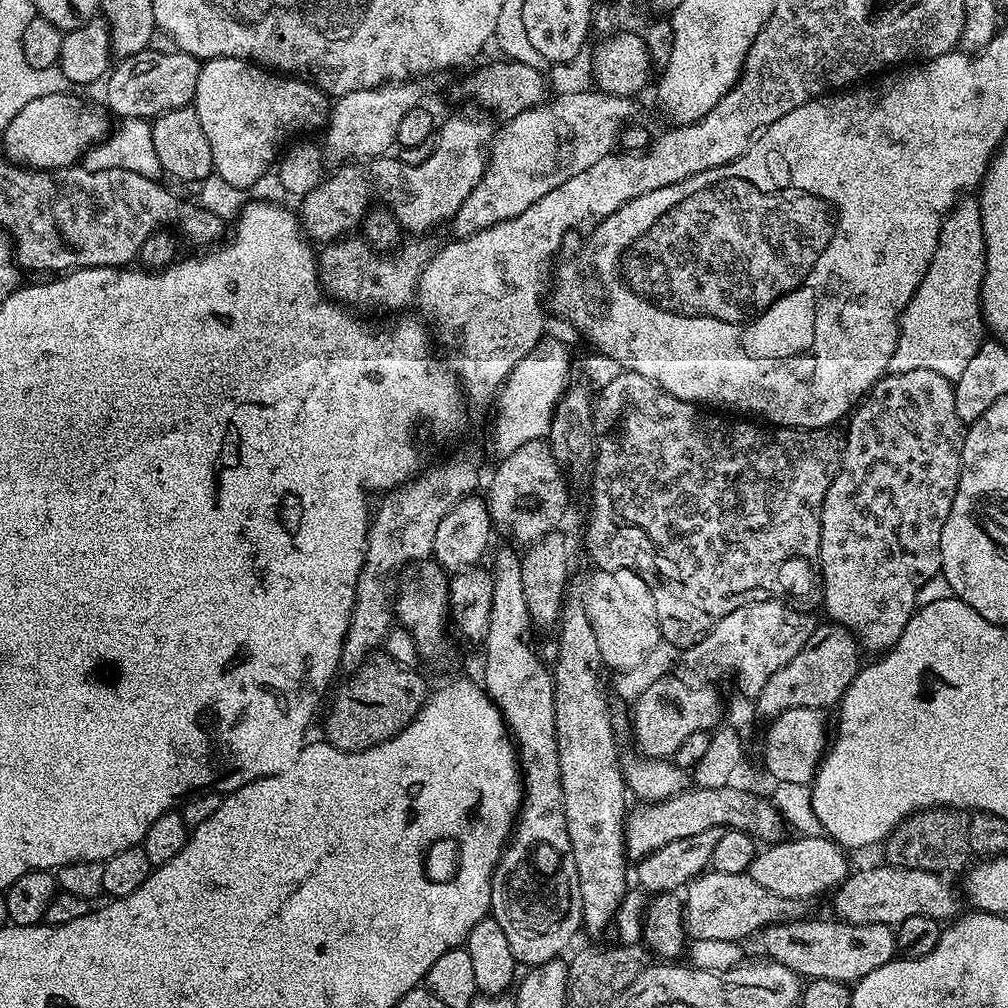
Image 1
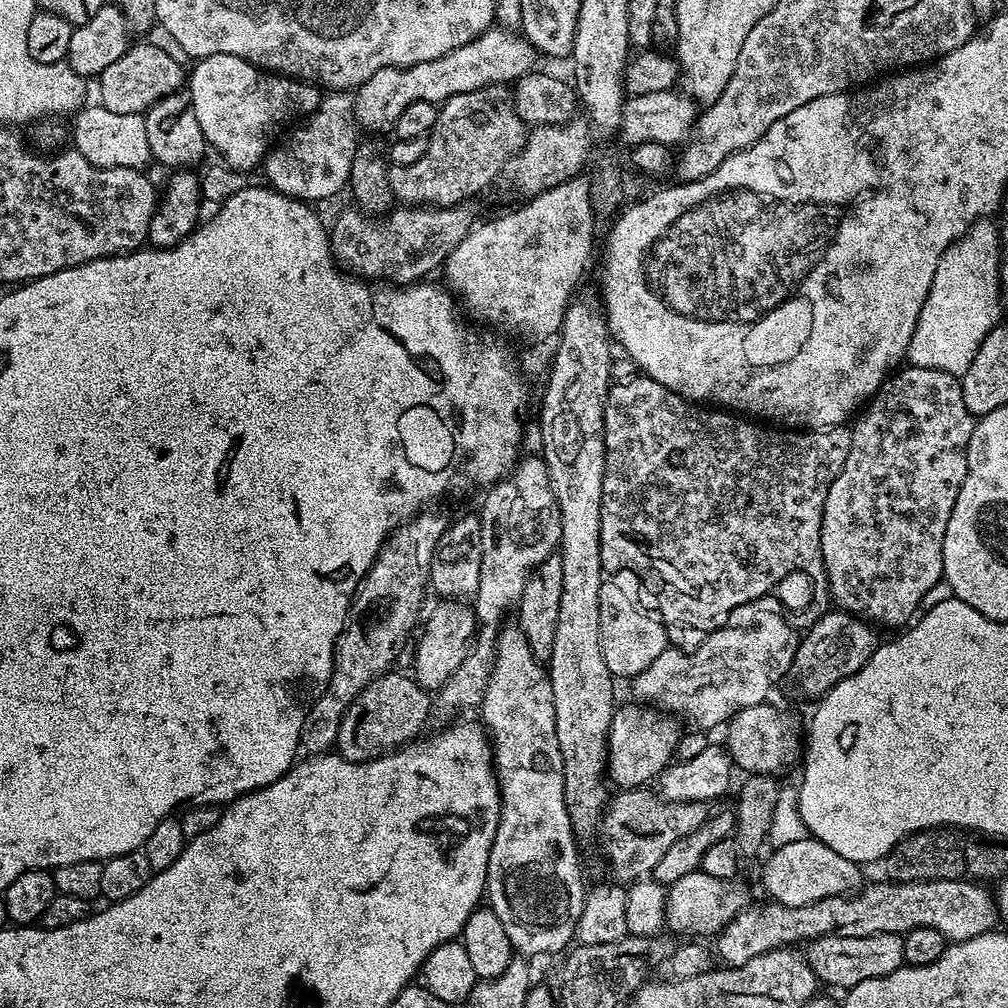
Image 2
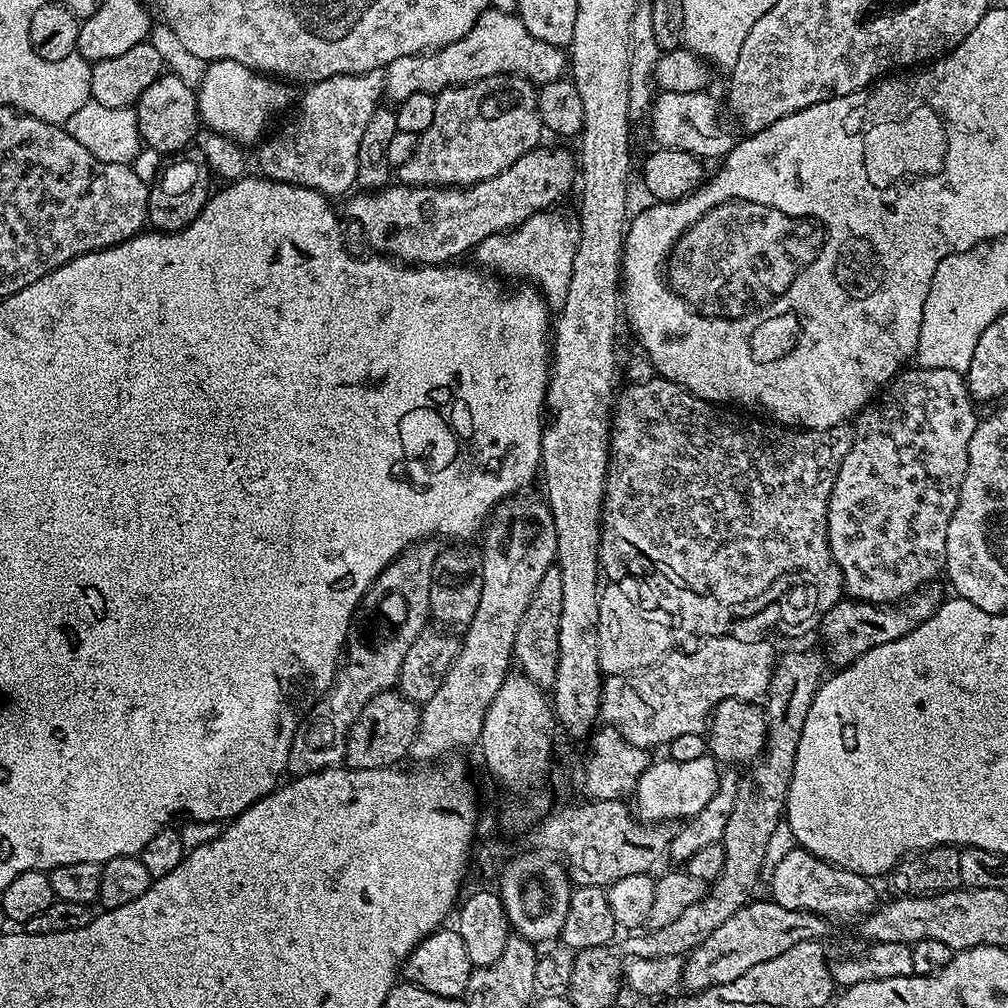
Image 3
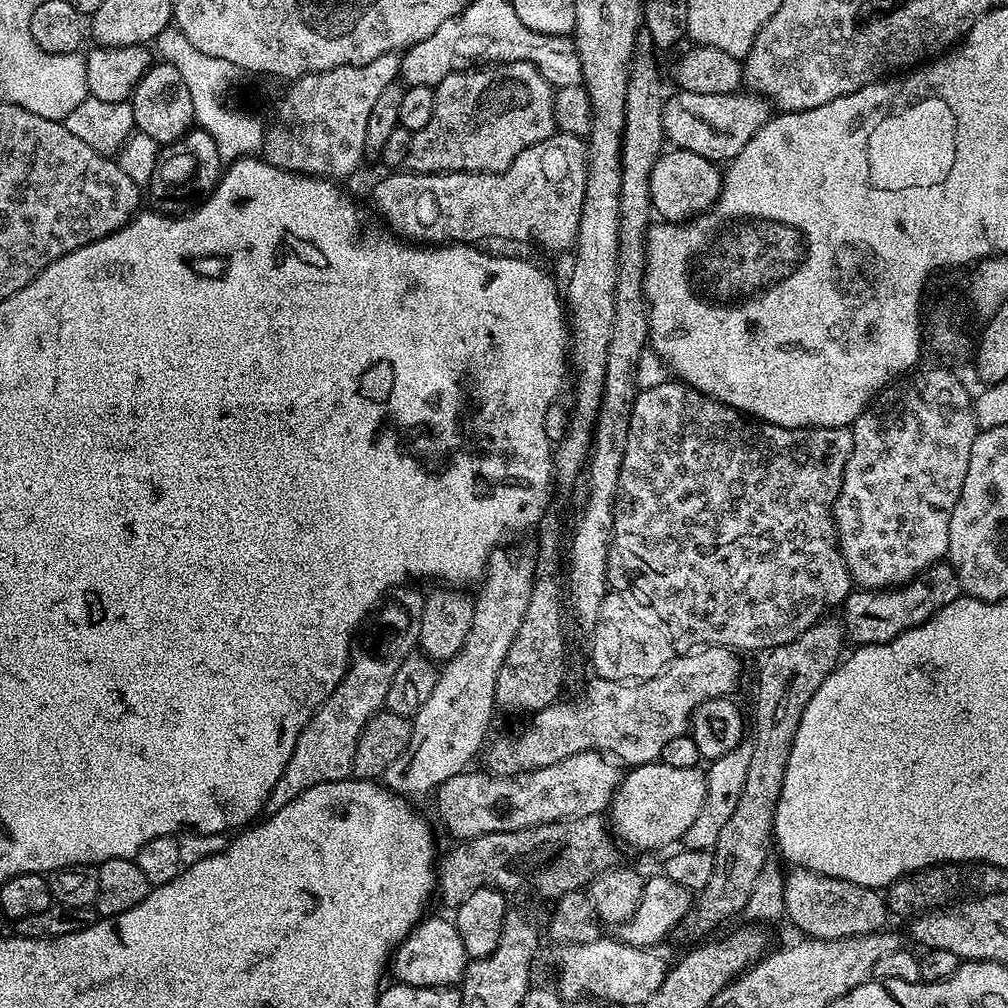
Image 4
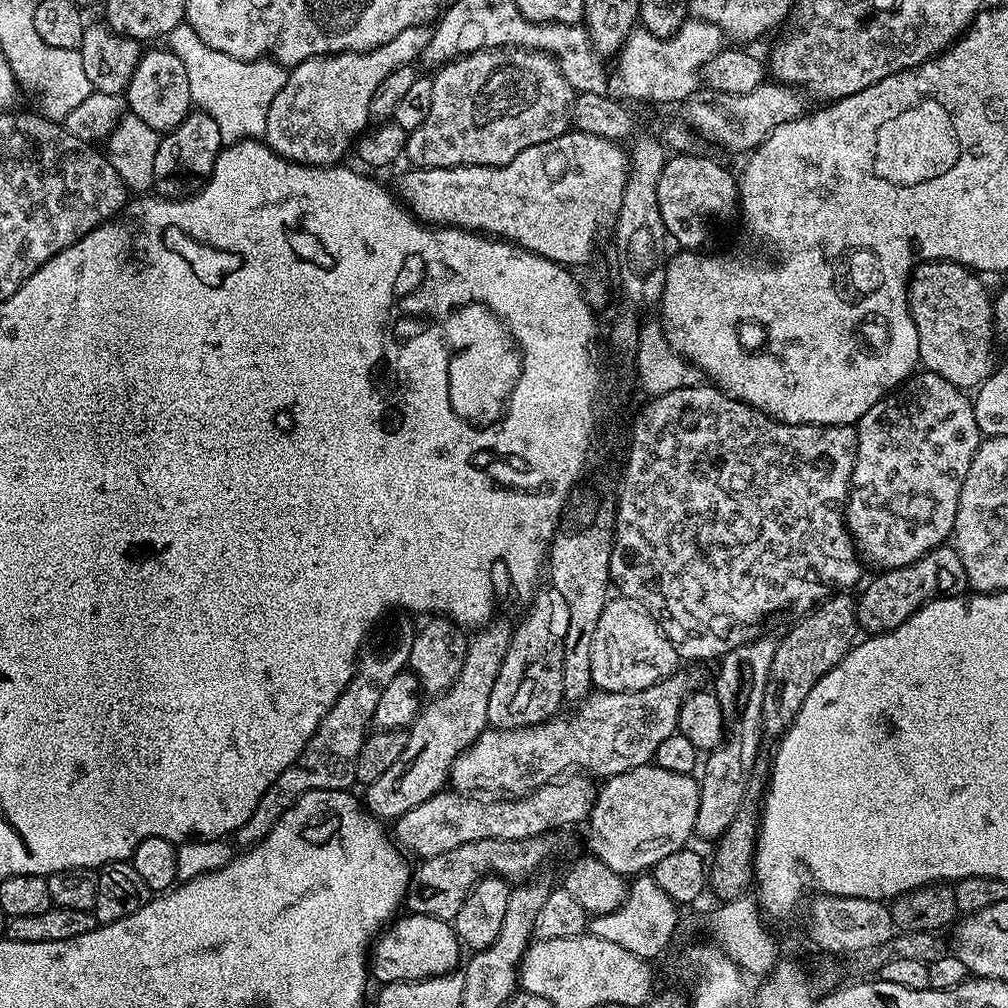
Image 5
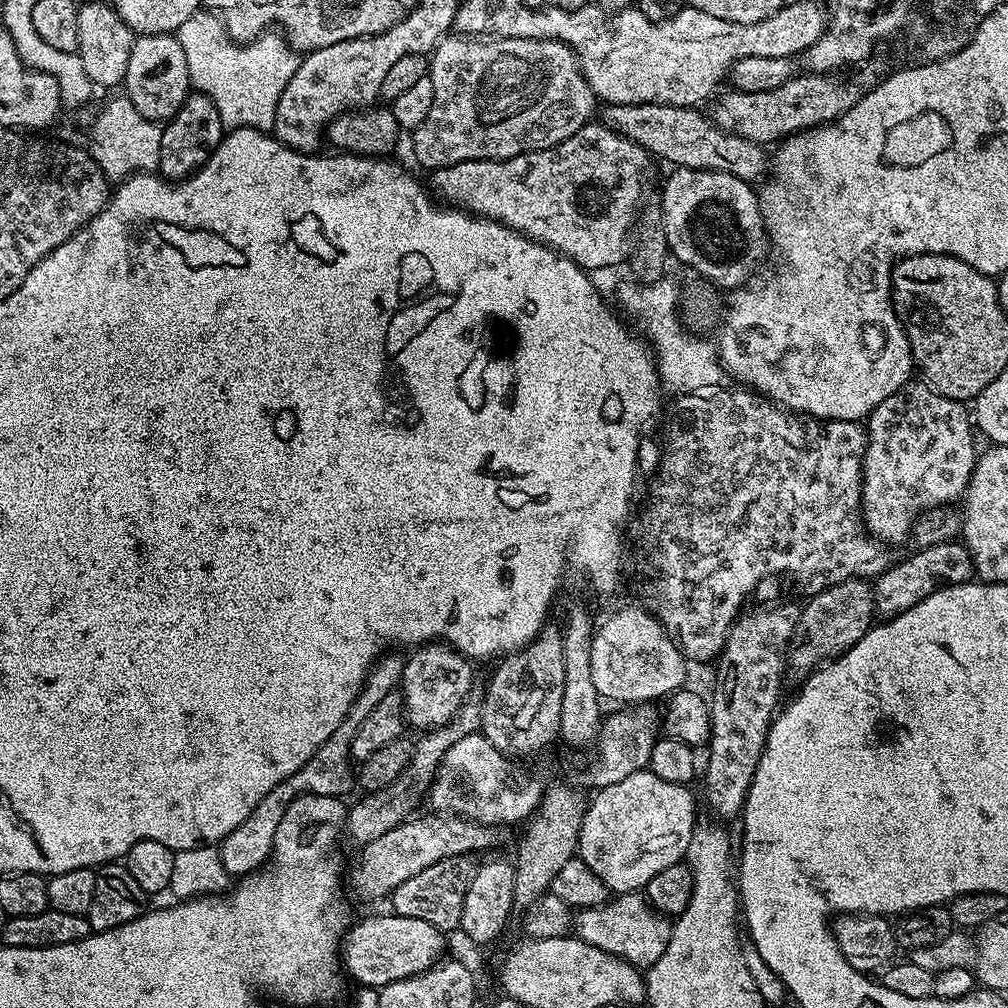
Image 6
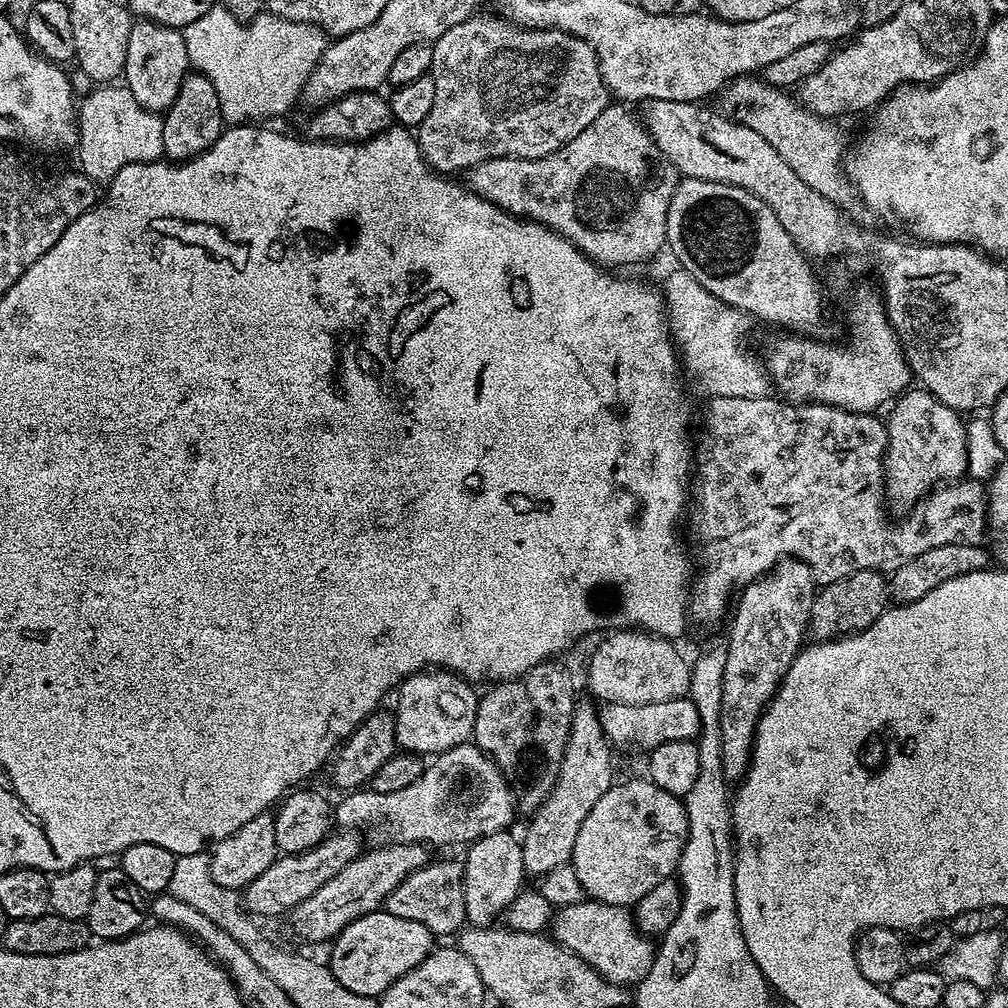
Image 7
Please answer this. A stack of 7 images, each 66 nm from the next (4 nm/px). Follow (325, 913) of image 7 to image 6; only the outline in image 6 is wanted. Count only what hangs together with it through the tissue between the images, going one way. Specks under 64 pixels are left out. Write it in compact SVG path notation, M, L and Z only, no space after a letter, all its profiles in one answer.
M431 814L421 820L409 818L394 830L386 830L382 838L363 845L359 849L360 861L352 868L352 877L347 877L346 884L360 900L380 900L391 897L392 892L406 878L422 874L426 866L442 862L442 858L454 858L484 852L491 844L500 844L507 838L509 829L504 826L480 824L476 820L465 820L463 816L451 814Z

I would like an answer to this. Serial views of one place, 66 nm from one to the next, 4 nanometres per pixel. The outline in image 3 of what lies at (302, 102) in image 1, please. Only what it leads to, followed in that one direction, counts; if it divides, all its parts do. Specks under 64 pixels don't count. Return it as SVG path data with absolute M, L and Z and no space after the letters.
M233 59L213 60L205 67L203 78L196 87L197 111L209 131L228 136L237 143L250 144L263 137L262 132L273 113L291 107L290 88L289 83L258 73Z

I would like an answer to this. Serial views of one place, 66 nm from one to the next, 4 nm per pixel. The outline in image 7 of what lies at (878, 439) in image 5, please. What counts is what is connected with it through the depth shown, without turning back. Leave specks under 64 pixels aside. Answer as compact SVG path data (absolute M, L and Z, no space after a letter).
M920 386L901 392L887 412L884 499L889 513L907 514L933 488L951 484L967 473L966 420Z

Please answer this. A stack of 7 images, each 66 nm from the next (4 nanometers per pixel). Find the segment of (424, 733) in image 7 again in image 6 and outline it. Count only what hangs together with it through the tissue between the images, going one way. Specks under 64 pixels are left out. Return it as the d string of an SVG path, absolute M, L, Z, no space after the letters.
M429 642L419 645L416 652L404 661L404 673L399 687L404 697L404 719L420 730L441 728L460 713L463 704L469 703L472 692L473 661L463 656L447 642Z

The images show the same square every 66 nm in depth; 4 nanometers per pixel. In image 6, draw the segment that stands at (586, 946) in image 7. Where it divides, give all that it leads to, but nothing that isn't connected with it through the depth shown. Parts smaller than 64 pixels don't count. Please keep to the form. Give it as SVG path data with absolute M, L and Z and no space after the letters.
M625 892L596 908L581 908L574 916L574 932L582 942L598 946L611 956L621 956L641 970L651 968L662 954L666 942L670 942L672 926L673 921L661 916L640 892Z

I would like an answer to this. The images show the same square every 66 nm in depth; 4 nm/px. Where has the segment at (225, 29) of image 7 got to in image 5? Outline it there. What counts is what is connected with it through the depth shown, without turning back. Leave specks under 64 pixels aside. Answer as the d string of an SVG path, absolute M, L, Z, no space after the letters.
M187 22L174 26L166 38L169 52L178 54L182 66L186 66L186 78L190 81L193 105L199 111L210 114L218 122L221 141L225 145L240 140L263 138L266 134L266 114L270 114L270 102L274 94L286 86L289 69L271 58L262 60L236 60L222 54L202 42Z

